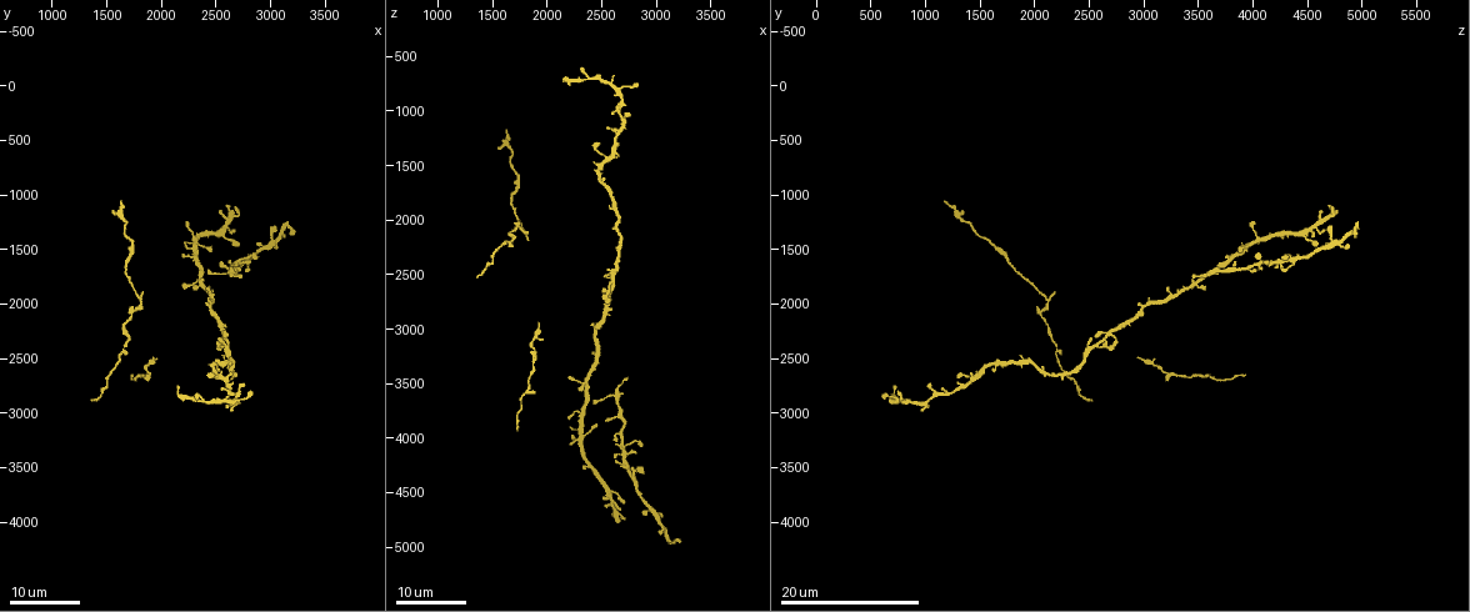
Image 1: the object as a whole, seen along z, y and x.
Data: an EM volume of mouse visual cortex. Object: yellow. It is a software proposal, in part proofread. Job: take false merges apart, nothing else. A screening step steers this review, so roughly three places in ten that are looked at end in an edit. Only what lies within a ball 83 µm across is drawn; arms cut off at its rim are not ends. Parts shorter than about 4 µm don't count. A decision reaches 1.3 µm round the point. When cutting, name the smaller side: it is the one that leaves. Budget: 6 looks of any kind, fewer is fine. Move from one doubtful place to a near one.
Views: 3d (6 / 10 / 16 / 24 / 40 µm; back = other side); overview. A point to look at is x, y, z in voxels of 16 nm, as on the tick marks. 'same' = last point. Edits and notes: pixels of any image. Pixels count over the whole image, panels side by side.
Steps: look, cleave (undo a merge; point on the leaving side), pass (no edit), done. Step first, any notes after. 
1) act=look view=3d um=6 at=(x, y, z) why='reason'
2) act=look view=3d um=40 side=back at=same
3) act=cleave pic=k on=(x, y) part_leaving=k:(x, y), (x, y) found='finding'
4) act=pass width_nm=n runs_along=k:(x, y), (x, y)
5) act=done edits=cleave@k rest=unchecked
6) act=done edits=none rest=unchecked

act=look view=3d um=24 at=(1740, 2080, 2040) why='small branch off a trunk'

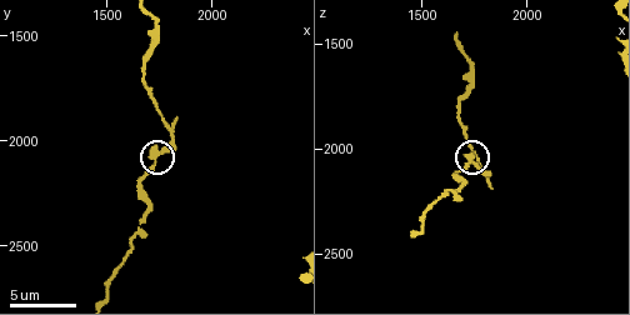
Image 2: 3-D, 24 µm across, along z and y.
act=look view=3d um=6 at=(1730, 2080, 2040) why='closer look'

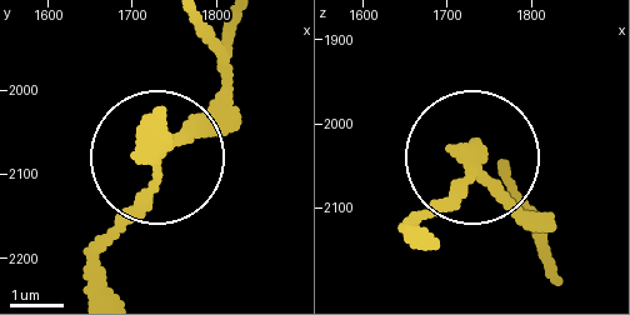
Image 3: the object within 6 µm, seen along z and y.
act=look view=3d um=6 side=back at=(1725, 2075, 2050)

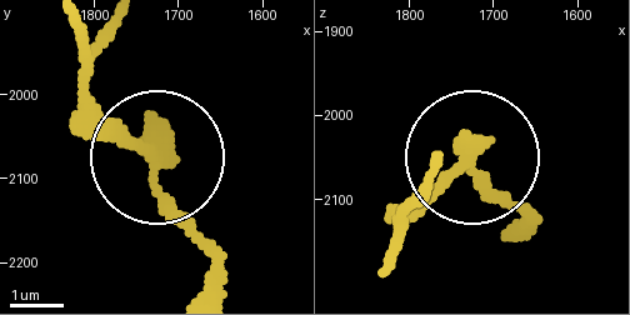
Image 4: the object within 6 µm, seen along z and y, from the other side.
act=cleave pic=4 on=(85, 133) arms=3 part_leaving=4:(145, 143), (83, 75), (109, 21) found='a second cell is stuck on'

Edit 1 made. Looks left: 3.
act=look view=overview

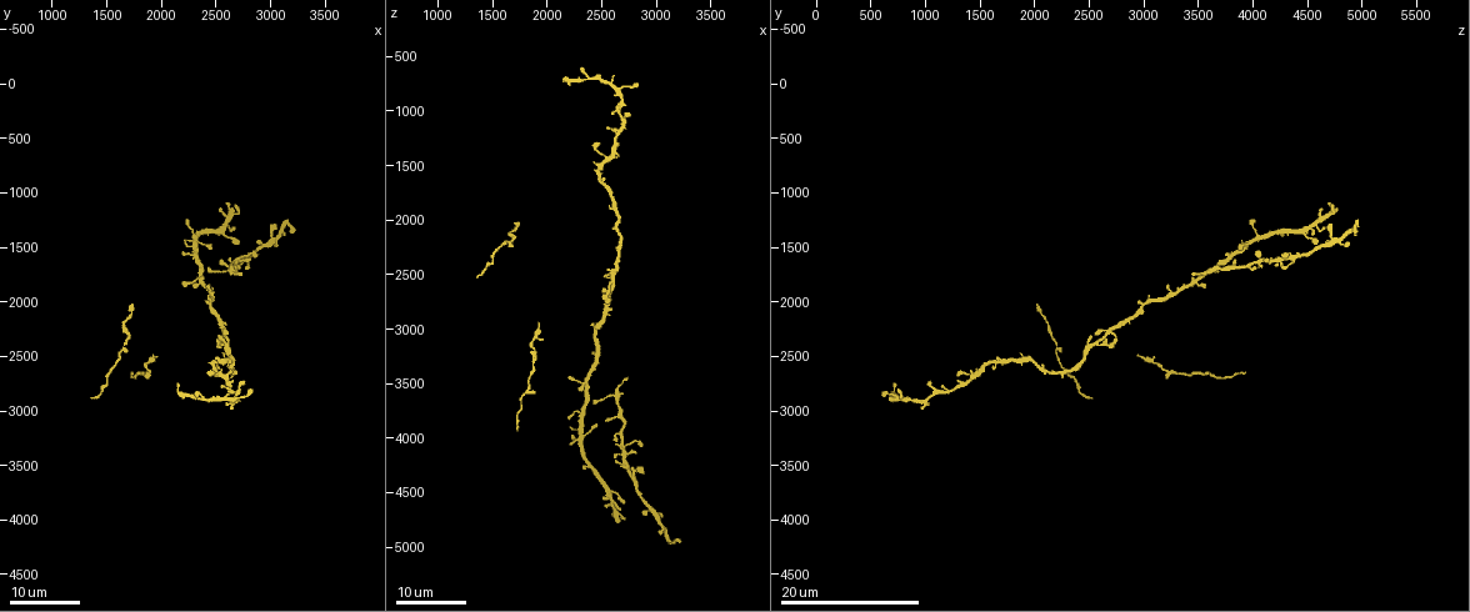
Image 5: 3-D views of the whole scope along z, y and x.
act=look view=3d um=24 at=(1880, 2620, 3180) why='three arms meet'

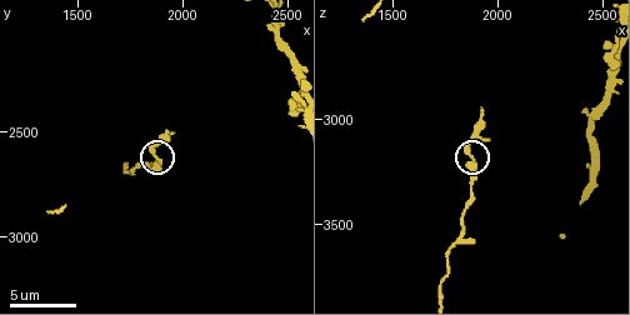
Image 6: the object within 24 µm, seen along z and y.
act=look view=3d um=10 at=(1880, 2640, 3190)

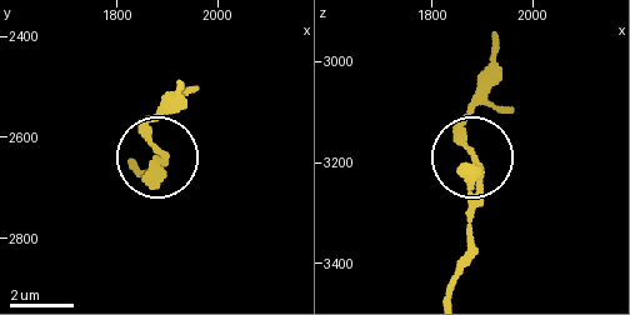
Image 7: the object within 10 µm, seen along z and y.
act=pass arms=3 found='one cell here'

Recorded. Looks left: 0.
act=done edits=cleave@4 rest=unchecked

